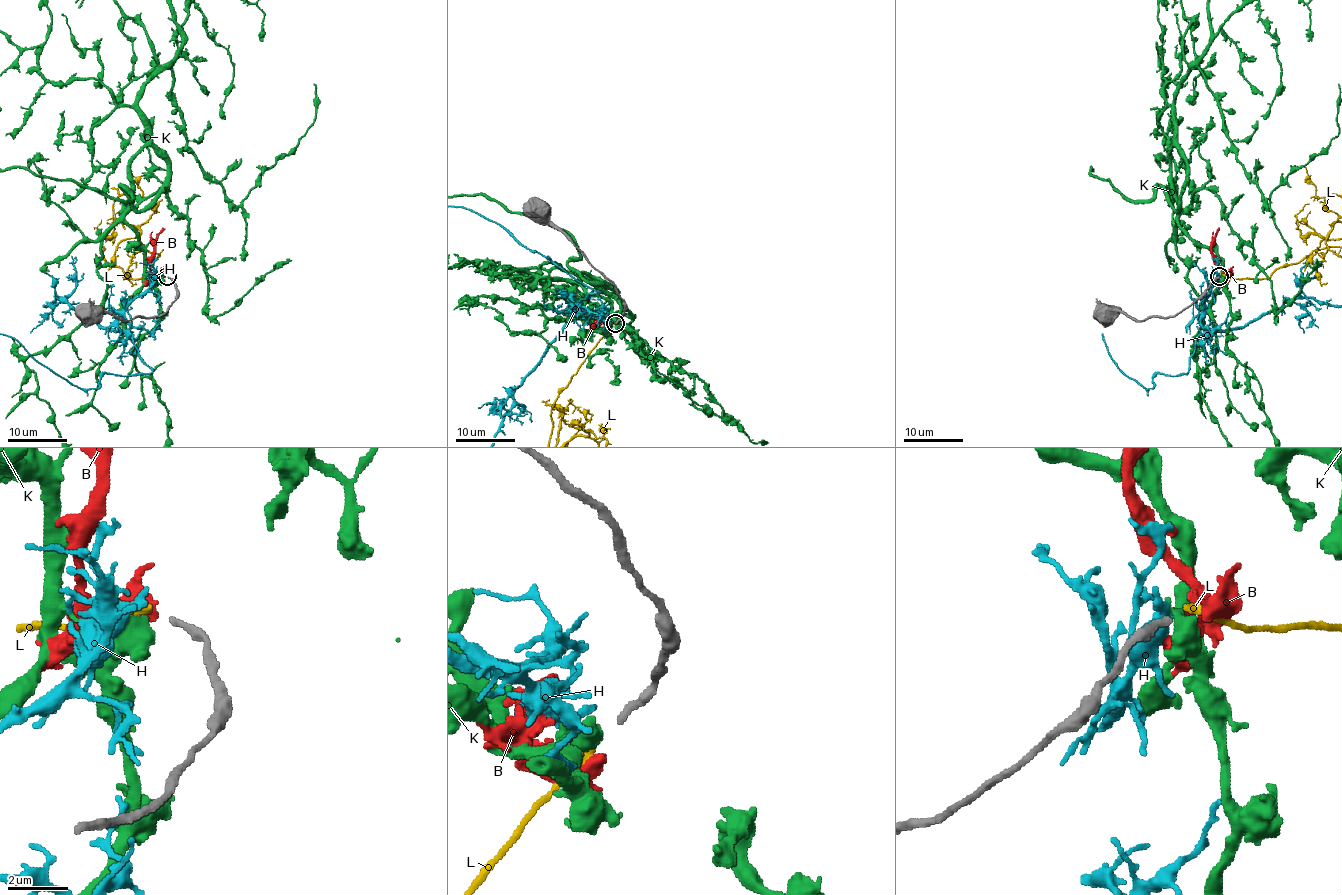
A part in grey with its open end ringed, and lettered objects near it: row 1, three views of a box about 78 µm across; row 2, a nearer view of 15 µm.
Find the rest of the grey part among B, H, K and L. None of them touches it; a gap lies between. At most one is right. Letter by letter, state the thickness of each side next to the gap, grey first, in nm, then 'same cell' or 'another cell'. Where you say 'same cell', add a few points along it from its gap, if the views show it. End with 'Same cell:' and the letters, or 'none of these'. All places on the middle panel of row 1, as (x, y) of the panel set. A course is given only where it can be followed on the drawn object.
B: 240/500 nm | another cell
H: 240/320 nm | another cell
K: 240/650 nm | another cell
L: 240/280 nm | same cell
Same cell: L

